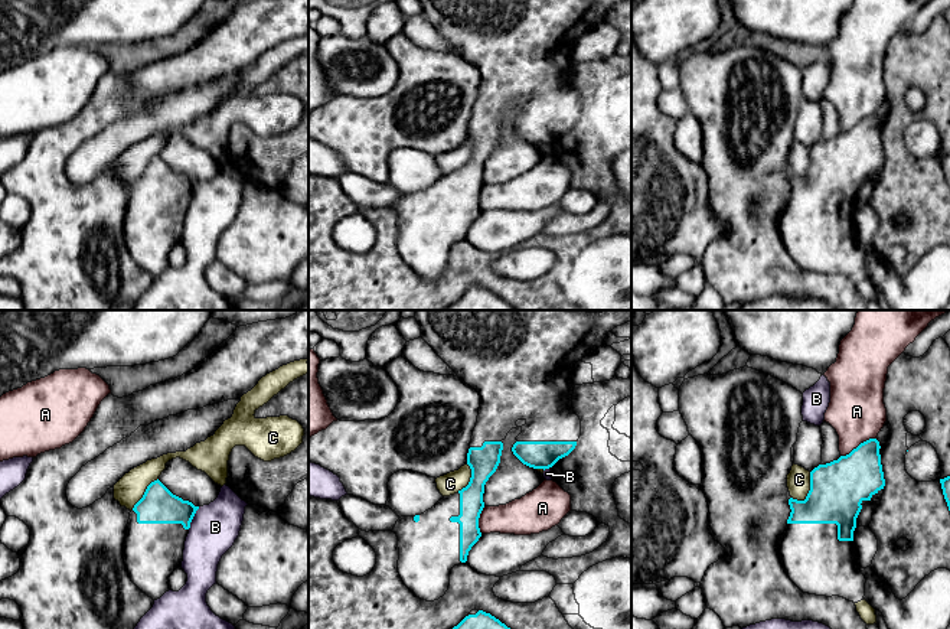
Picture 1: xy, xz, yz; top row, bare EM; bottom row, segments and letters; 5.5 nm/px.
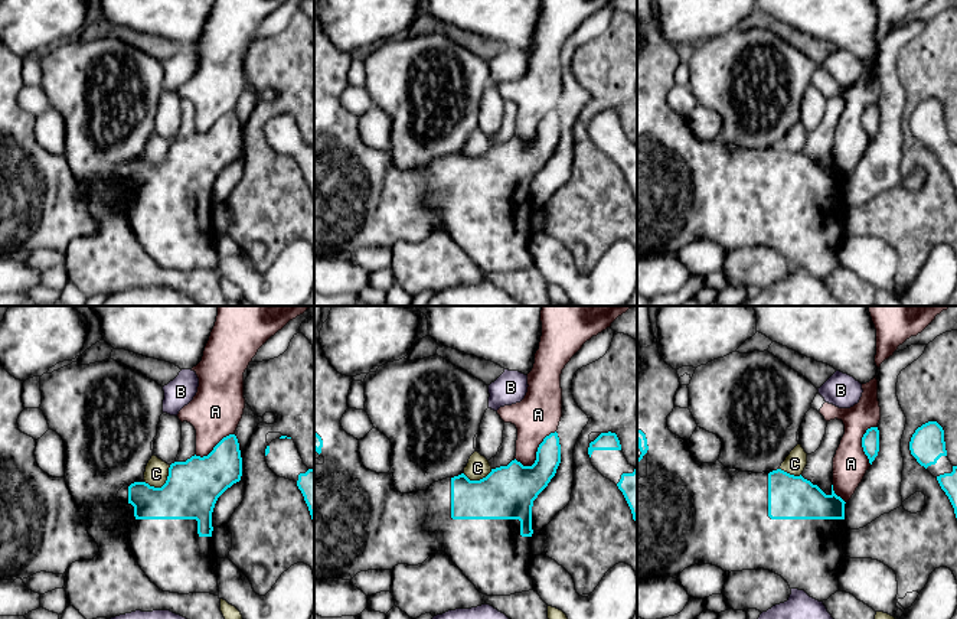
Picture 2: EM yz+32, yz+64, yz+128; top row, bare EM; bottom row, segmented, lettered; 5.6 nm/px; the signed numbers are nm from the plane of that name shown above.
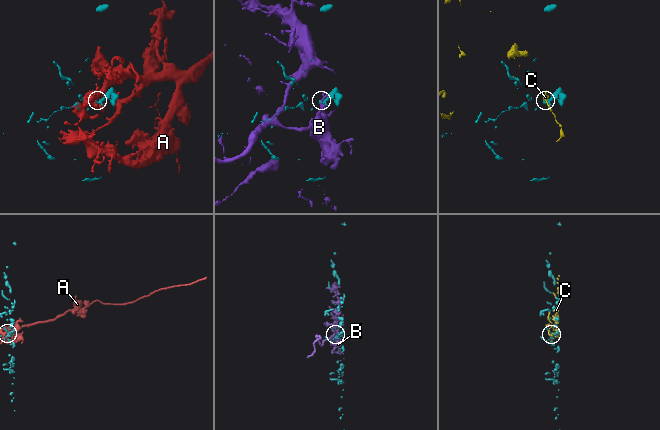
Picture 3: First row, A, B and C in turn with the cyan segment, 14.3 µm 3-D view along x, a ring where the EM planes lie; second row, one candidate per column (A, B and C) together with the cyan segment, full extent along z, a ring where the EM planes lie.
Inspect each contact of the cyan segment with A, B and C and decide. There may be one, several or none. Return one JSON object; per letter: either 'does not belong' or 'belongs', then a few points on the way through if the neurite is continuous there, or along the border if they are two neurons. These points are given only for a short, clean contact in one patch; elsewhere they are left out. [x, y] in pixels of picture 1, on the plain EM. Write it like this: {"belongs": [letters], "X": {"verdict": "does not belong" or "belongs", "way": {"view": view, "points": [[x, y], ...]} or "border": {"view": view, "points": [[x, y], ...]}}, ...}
{"belongs": [], "A": {"verdict": "does not belong"}, "B": {"verdict": "does not belong"}, "C": {"verdict": "does not belong"}}

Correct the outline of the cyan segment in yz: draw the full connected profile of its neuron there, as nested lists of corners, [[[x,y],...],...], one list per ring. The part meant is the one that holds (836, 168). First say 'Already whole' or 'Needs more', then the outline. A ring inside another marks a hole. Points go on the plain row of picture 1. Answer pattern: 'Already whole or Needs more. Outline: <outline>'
Needs more. Outline: [[[869,115],[849,131],[840,133],[810,149],[810,167],[804,177],[790,175],[790,193],[778,218],[778,231],[790,257],[803,268],[816,273],[839,273],[849,278],[864,277],[866,255],[853,234],[853,208],[865,180],[881,180],[885,156],[879,118]]]

